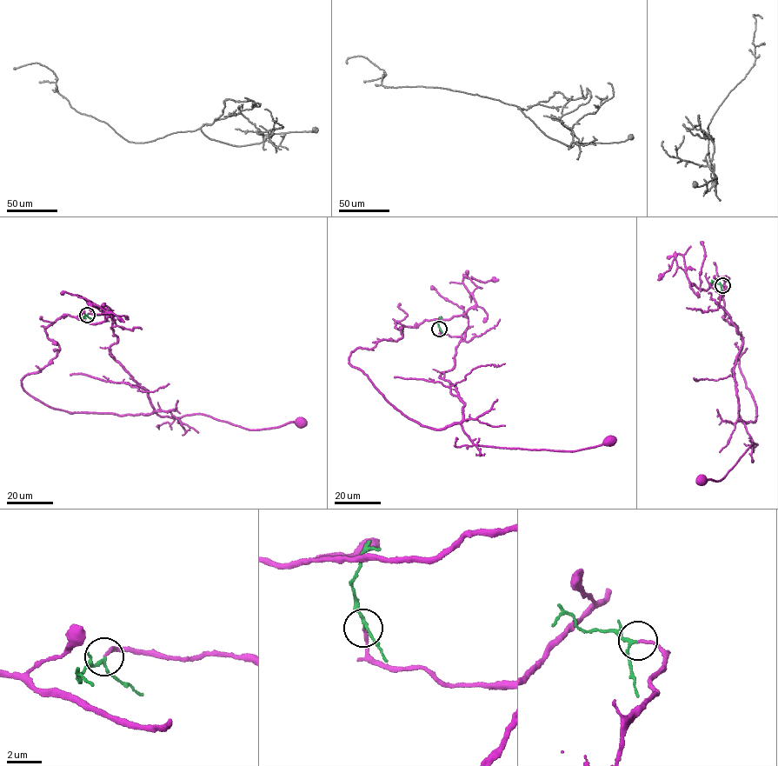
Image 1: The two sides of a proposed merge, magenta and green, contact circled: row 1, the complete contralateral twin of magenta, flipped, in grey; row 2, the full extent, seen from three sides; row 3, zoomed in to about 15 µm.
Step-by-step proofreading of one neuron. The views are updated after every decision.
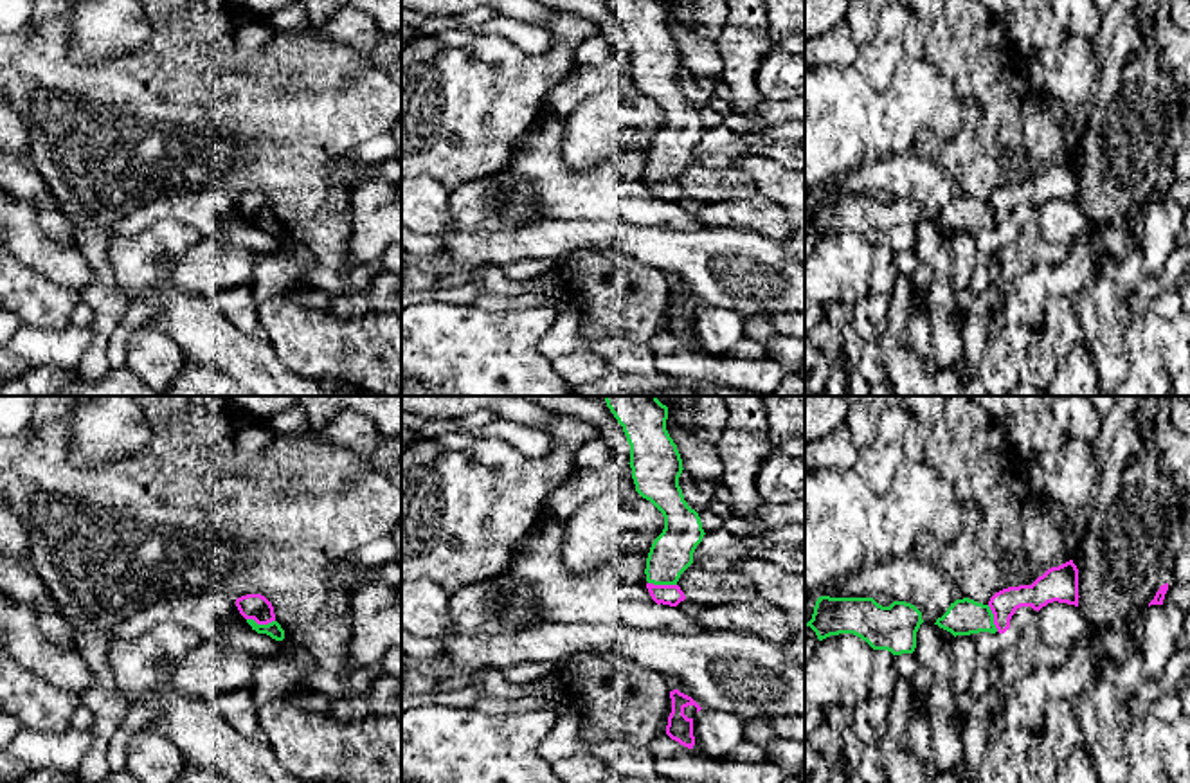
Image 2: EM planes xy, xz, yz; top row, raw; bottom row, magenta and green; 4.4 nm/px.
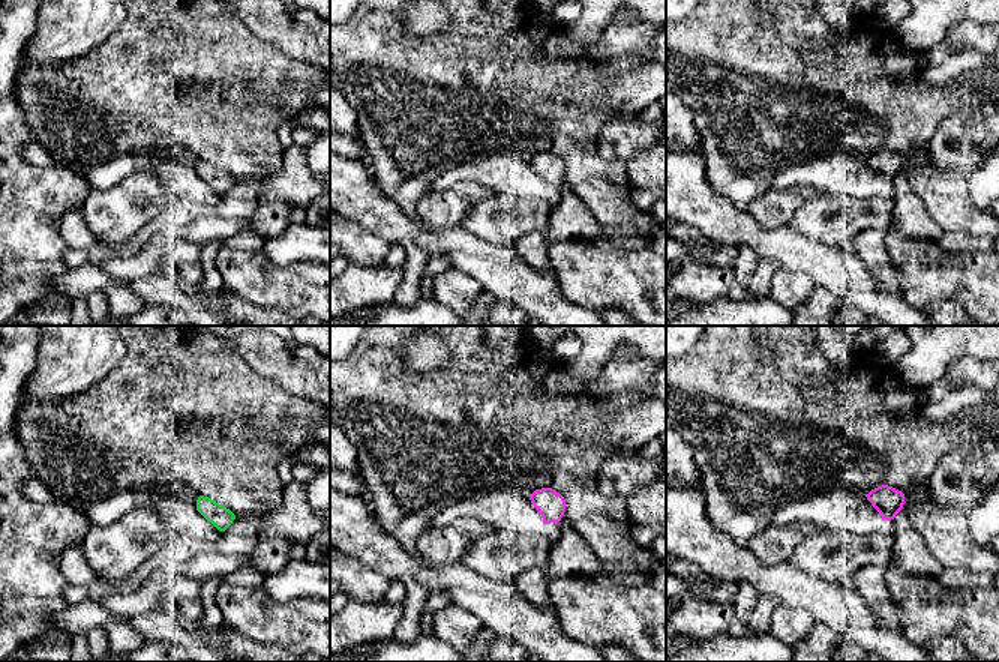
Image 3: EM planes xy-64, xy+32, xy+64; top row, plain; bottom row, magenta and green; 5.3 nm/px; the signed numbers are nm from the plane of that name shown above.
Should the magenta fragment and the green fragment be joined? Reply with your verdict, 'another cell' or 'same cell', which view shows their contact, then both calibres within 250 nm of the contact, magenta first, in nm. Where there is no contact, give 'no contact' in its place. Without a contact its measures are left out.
same cell | xy | 120/70 nm

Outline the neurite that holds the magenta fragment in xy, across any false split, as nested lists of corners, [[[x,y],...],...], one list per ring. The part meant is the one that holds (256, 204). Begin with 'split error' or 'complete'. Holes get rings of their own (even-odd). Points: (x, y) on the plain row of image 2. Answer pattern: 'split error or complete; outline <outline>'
split error; outline [[[247,191],[236,196],[239,211],[257,230],[266,230],[275,238],[284,236],[284,227],[275,218],[272,200],[261,191]]]

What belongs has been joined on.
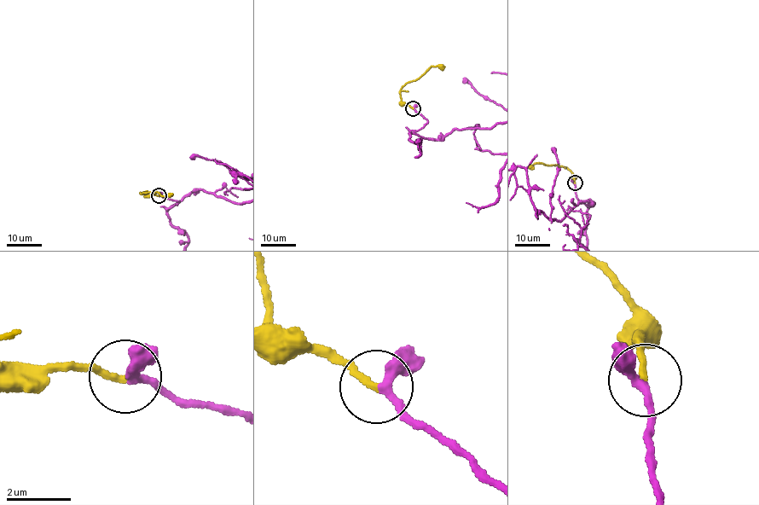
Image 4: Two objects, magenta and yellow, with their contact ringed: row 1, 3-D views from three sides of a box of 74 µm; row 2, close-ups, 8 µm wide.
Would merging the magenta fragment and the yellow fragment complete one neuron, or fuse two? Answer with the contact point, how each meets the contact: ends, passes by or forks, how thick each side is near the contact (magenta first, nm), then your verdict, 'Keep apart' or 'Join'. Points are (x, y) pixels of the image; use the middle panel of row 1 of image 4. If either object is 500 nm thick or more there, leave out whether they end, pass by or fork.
Place: (413, 108). At the ring magenta passes by. At the ring yellow ends. Thickness 280 nm (magenta) against 220 nm. Join

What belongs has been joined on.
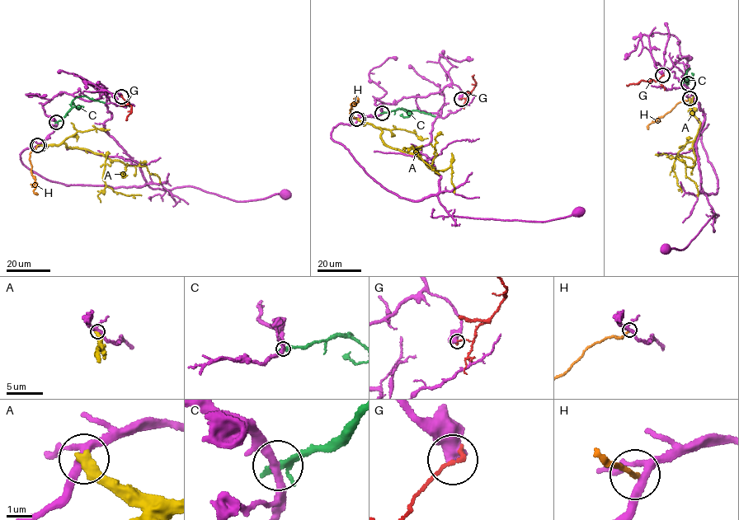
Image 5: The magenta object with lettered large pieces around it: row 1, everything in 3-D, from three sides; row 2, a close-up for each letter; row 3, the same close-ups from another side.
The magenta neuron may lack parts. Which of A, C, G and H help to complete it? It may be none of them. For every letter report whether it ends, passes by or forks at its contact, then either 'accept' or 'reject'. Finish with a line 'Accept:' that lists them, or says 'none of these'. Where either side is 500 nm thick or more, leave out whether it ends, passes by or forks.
A: it ends there; reject
C: it ends there; reject
G: reject
H: it ends there; reject
Accept: none of these

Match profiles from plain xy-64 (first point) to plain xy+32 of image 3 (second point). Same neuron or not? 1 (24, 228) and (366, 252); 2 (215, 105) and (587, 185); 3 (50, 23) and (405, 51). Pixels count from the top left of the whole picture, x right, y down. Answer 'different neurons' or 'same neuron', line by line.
1: same neuron
2: same neuron
3: different neurons

